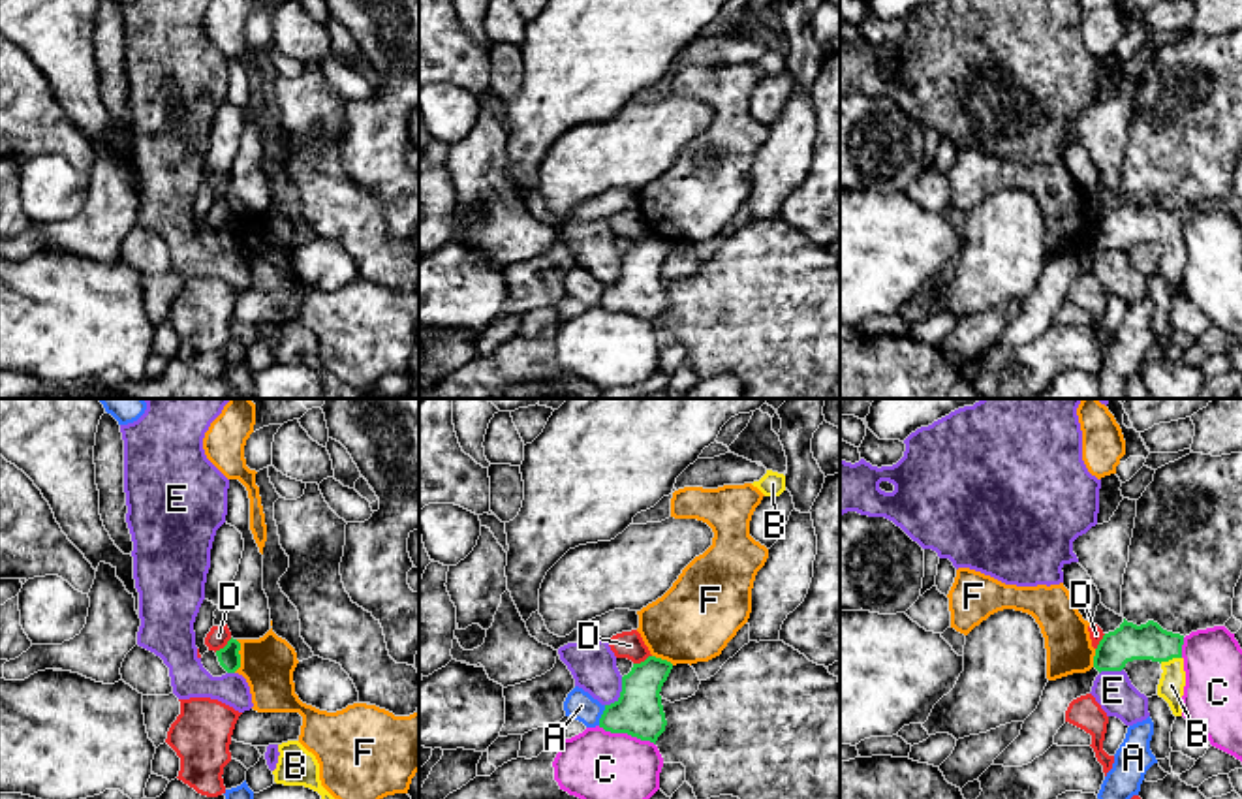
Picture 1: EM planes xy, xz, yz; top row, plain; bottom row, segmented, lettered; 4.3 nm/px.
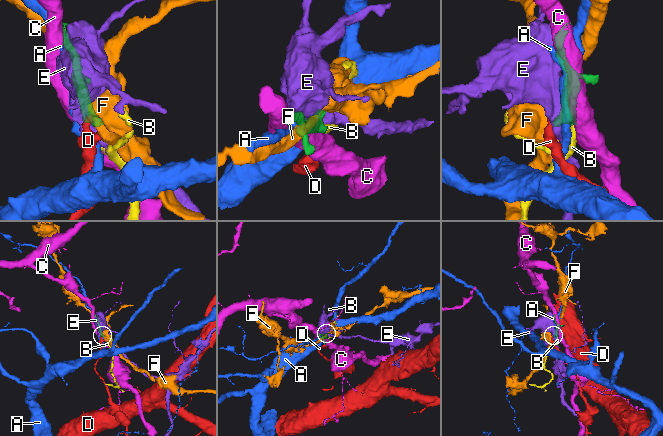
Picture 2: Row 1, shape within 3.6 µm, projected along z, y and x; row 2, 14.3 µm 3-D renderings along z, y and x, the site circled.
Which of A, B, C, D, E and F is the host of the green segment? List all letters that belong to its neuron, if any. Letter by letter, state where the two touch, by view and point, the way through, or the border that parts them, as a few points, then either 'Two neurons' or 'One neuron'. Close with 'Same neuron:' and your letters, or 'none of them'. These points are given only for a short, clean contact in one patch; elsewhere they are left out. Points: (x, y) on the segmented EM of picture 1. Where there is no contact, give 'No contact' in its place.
A: Touches green at xz (602, 715). Two neurons
B: Touches green at yz (1169, 658). Path across: yz (1148, 642), (1169, 658), (1171, 685). One neuron
C: Touches green at xz (626, 732). Two neurons
D: Touches green at xy (224, 647). Boundary: xy (232, 638), (215, 651). Two neurons
E: Touches green at xz (620, 694). Two neurons
F: Touches green at xy (239, 657). Two neurons
Same neuron: B

